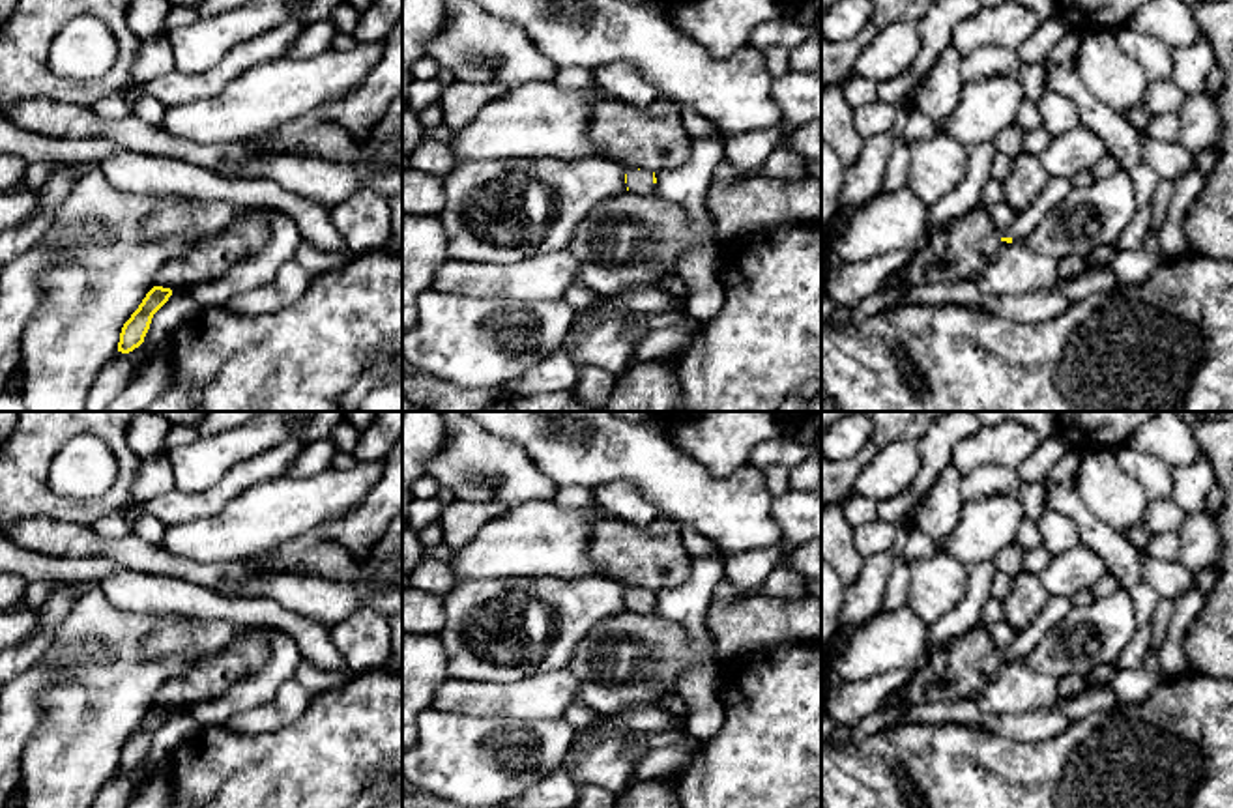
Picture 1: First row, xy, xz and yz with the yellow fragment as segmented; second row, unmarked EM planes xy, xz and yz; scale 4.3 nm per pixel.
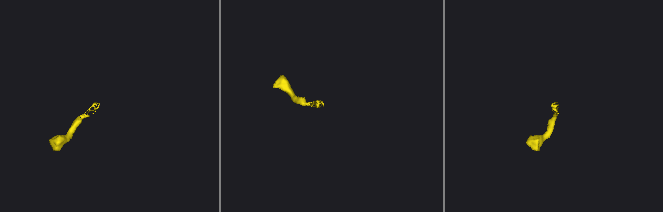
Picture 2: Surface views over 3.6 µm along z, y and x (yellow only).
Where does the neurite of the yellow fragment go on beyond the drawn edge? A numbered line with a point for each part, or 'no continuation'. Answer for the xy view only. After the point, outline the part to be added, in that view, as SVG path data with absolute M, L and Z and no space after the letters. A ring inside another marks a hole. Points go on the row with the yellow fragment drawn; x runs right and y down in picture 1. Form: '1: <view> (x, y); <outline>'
no continuation

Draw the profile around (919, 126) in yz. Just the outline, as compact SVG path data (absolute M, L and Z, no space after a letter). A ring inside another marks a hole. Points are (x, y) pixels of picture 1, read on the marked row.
M913 105L907 114L907 125L902 140L906 144L911 144L915 140L930 138L936 133L936 129L937 125Z

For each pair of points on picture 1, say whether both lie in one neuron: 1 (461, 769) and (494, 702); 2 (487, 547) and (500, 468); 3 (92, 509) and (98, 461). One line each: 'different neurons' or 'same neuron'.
1: different neurons
2: different neurons
3: different neurons

